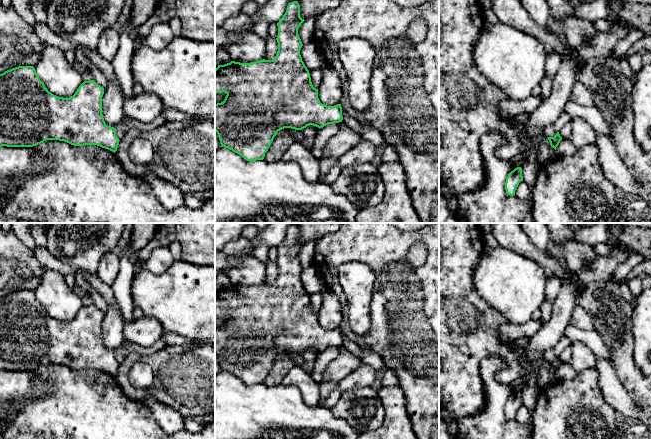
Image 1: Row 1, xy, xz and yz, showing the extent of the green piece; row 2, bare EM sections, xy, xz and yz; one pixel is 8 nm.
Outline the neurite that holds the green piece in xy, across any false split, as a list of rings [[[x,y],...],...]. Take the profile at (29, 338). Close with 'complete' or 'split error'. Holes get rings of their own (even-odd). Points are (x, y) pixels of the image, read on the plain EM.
[[[18,290],[5,295],[4,297],[0,298],[0,371],[33,371],[43,367],[45,364],[59,364],[74,370],[97,369],[115,377],[120,364],[116,359],[115,352],[108,350],[104,345],[102,338],[103,318],[104,312],[98,309],[94,304],[90,304],[84,305],[73,320],[69,322],[58,321],[47,314],[33,290]]] | complete

